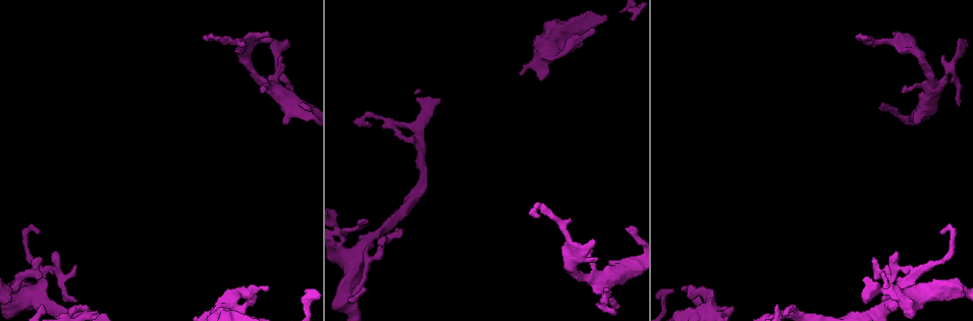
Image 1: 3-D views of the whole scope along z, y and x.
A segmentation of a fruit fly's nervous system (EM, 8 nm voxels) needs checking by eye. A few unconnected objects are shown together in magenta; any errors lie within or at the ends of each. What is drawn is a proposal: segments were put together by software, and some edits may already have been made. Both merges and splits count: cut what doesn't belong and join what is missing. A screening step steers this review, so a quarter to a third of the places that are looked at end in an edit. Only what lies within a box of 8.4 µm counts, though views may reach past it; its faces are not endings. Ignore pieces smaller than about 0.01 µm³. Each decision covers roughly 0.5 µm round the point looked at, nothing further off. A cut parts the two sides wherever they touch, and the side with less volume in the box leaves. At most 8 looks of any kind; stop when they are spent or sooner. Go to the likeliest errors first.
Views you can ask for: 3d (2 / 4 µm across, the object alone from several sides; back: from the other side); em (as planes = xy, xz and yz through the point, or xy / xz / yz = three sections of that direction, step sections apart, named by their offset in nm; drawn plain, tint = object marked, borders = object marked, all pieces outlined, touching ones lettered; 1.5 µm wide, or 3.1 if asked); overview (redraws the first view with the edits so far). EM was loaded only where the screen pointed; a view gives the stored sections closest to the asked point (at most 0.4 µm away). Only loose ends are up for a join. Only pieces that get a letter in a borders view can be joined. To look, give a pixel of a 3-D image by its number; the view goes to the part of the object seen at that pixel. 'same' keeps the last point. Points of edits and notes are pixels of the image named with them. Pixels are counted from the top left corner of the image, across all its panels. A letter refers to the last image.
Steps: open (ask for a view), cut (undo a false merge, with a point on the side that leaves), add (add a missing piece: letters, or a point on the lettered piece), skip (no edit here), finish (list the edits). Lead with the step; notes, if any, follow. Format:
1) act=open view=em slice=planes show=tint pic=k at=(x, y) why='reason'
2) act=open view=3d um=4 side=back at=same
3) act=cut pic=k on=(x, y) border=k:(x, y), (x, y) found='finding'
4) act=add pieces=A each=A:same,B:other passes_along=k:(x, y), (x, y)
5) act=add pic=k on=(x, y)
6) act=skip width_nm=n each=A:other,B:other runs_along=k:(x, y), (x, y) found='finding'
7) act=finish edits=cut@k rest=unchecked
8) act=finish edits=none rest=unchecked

act=open view=em slice=planes show=borders pic=1 at=(299, 105)

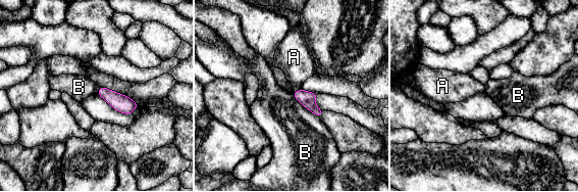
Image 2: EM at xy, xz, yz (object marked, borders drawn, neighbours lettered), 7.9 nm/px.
act=add pic=2 on=(295, 58) longest_contact=B:300nm each=A:same,B:other passes_along=2:(307, 99), (298, 90), (295, 58) found='it goes on there'

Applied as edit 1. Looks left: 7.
act=open view=overview

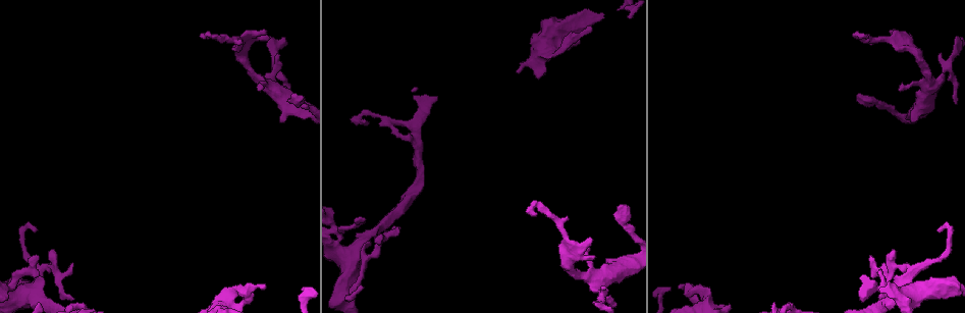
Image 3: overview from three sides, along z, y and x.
act=open view=em slice=yz step=8 show=tint pic=3 at=(263, 286) why='thin end'

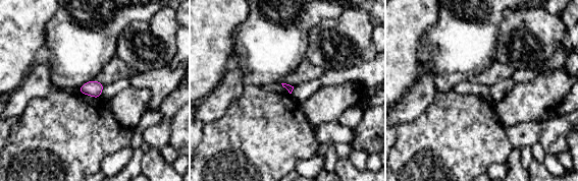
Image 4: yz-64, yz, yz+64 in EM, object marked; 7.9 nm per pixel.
act=open view=em slice=planes show=borders at=same why='another direction'

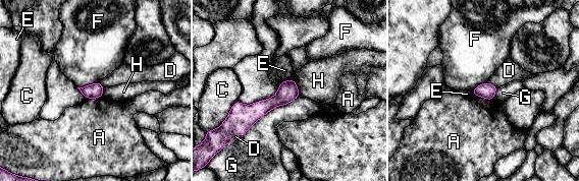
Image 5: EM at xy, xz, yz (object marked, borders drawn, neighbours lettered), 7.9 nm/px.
act=skip each=A:other,C:other,D:other,E:other,F:other,G:other,H:other runs_along=5:(295, 87), (253, 113), (232, 113) found='no lettered piece goes on from it'

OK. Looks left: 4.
act=open view=3d um=4 pic=3 at=(365, 122) why='thin end'

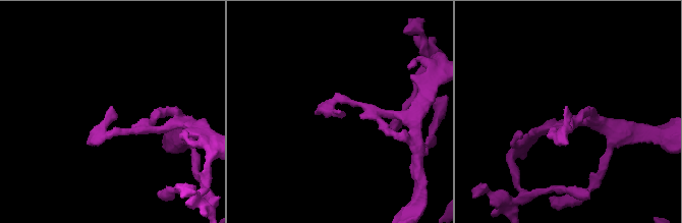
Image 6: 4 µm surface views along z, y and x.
act=open view=em slice=xz step=8 show=borders pic=6 at=(338, 110)

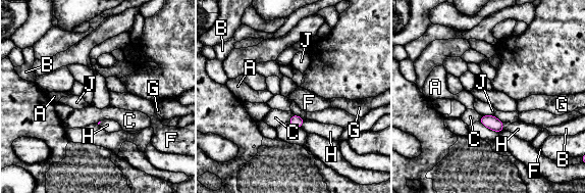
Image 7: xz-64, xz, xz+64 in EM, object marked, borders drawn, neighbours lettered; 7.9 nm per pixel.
act=skip each=A:other,B:other,C:other,F:other,G:other,H:other,J:other found='no lettered piece goes on from it'

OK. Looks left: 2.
act=finish edits=add@2 rest=unchecked

